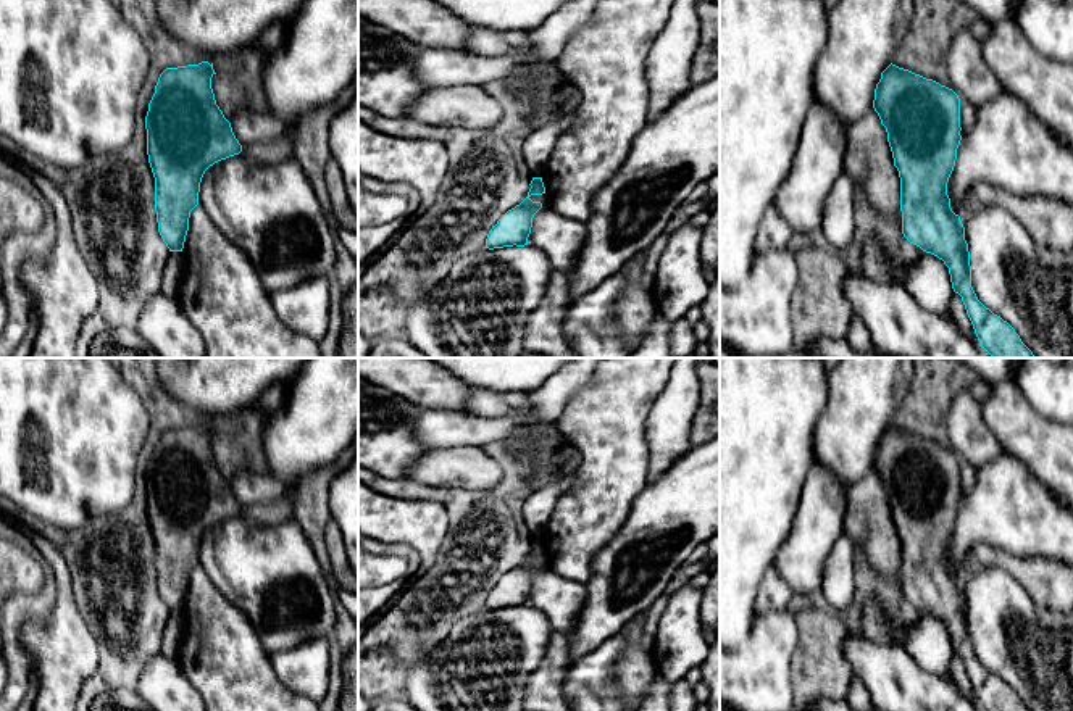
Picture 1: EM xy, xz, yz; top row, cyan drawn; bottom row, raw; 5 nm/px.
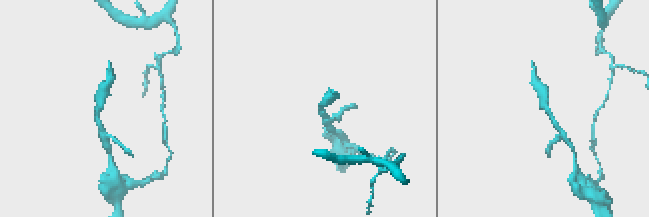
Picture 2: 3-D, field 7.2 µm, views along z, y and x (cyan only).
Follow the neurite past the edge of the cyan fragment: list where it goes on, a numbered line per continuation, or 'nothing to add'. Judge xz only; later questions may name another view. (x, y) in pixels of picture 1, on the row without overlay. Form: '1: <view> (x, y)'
nothing to add

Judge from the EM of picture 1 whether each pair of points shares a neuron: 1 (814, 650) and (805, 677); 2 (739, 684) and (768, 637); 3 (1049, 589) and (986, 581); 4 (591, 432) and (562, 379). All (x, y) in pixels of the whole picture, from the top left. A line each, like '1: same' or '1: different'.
1: same
2: same
3: different
4: different

